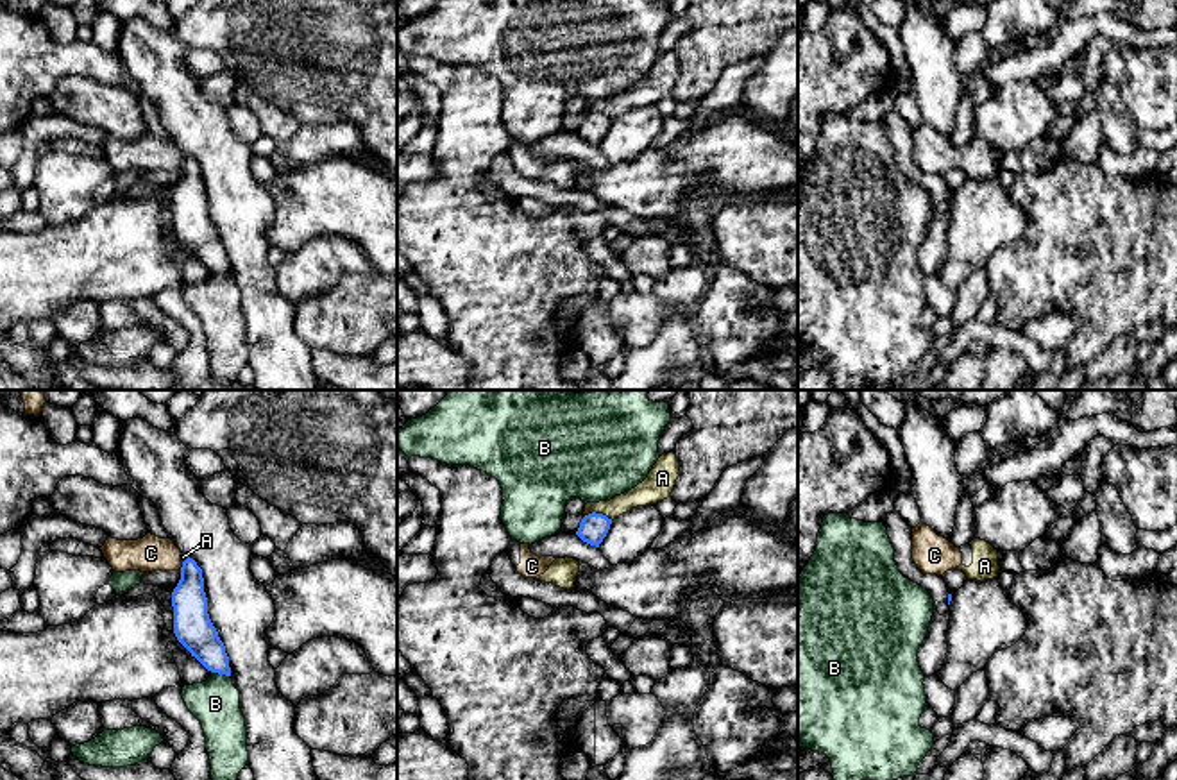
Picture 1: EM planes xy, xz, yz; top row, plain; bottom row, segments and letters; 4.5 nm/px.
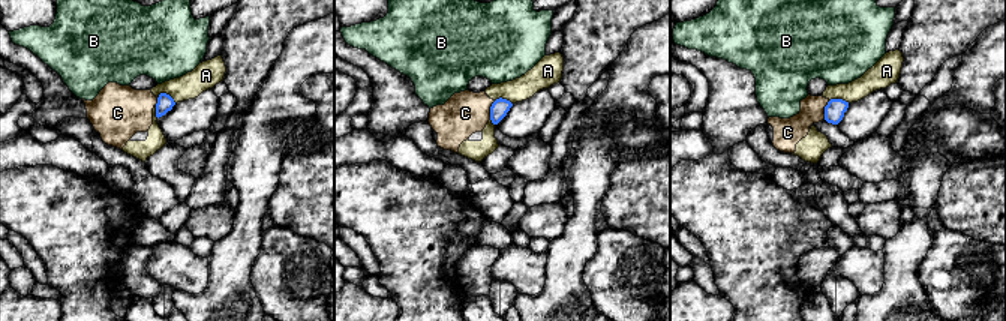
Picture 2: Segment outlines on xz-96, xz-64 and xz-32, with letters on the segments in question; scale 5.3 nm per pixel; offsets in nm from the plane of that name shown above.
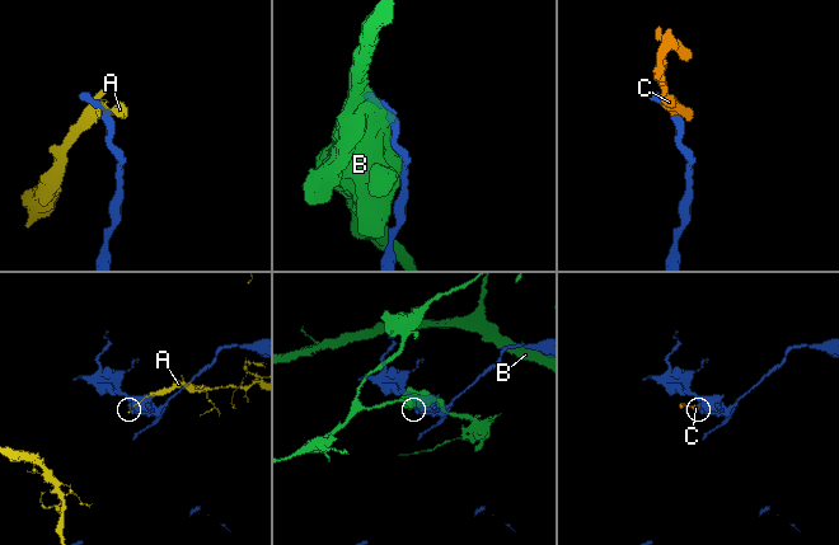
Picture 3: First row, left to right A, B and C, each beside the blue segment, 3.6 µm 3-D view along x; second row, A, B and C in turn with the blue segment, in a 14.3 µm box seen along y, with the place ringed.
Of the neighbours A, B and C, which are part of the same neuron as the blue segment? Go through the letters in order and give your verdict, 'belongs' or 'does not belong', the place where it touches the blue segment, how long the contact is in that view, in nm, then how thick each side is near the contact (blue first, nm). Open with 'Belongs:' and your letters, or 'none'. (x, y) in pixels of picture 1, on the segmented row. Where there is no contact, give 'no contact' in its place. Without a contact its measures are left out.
Belongs: none
A: does not belong; meets blue in xz at (600, 514); contact 130 nm long; 130 nm thick on the blue side, 110 nm on the other
B: does not belong; meets blue in xy at (220, 673); contact 90 nm long; 170 nm thick on the blue side, 220 nm on the other
C: does not belong; meets blue in xy at (183, 566); contact 40 nm long; 160 nm thick on the blue side, 160 nm on the other

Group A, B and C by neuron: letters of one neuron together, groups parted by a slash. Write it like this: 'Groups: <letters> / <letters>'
Groups: A C / B

